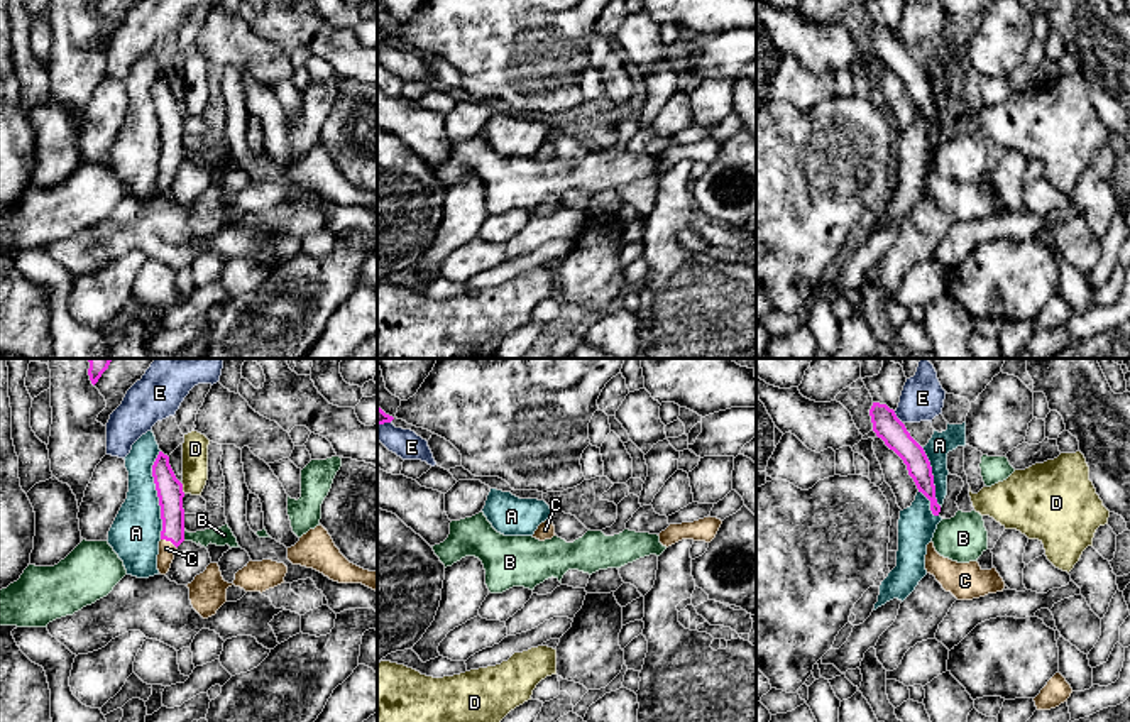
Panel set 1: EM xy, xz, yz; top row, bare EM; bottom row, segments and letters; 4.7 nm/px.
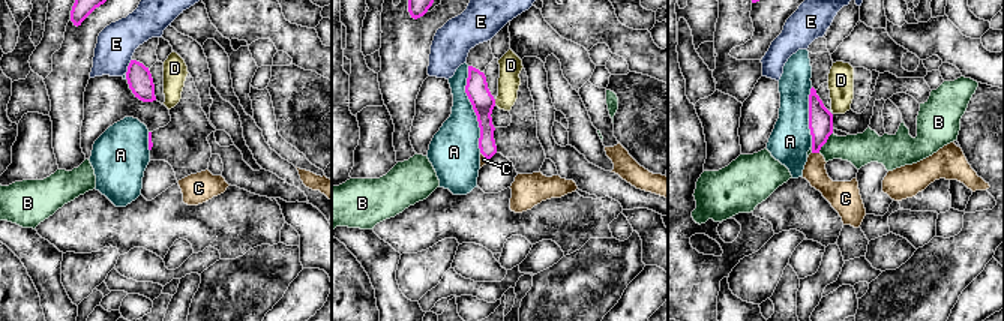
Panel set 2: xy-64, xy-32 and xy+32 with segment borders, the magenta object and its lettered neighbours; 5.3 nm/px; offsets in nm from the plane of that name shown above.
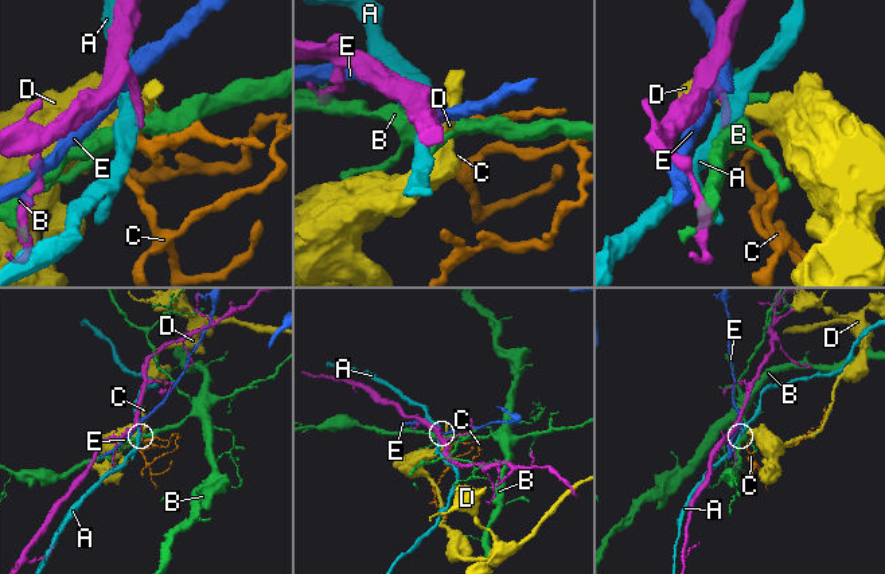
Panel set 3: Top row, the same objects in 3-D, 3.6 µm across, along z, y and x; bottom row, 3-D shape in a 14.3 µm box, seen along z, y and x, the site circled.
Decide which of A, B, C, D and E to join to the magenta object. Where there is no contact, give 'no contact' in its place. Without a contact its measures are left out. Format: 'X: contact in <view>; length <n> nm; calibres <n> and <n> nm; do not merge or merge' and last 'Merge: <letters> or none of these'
A: contact in xy; length 420 nm; calibres 130 and 240 nm; do not merge
B: contact in xy; length 60 nm; calibres 130 and 90 nm; do not merge
C: contact in xy; length 90 nm; calibres 130 and 80 nm; merge
D: contact in xy; length 50 nm; calibres 130 and 130 nm; do not merge
E: contact in yz; length 80 nm; calibres 130 and 200 nm; do not merge
Merge: C

